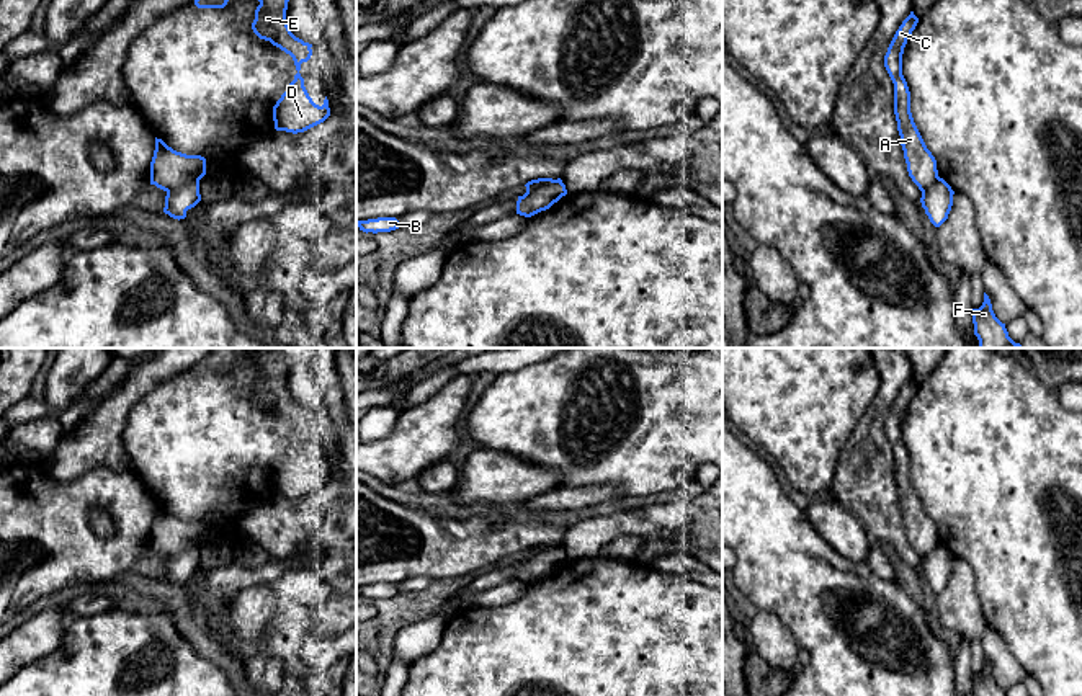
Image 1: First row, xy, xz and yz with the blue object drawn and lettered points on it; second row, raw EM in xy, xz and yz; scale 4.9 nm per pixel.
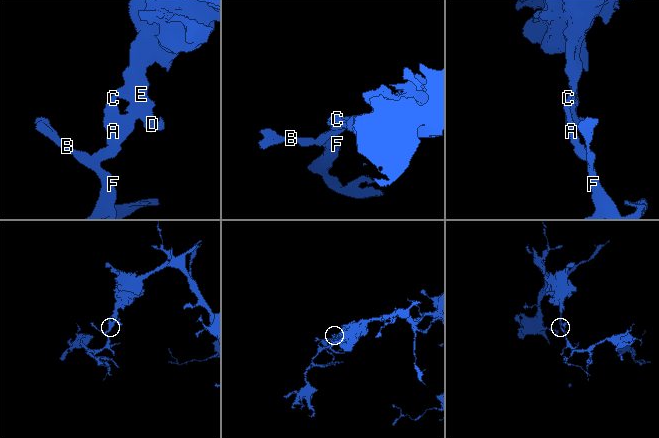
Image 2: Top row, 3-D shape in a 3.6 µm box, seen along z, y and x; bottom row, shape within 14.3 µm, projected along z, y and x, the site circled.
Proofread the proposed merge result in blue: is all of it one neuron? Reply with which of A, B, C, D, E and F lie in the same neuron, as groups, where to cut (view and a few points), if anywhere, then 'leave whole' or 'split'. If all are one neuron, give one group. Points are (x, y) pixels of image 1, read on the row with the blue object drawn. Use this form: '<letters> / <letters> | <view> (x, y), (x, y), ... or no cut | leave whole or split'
A C D E / B F | xy (198, 182), (177, 185), (167, 191) | split

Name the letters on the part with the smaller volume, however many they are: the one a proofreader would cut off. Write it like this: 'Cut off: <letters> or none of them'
Cut off: B, F

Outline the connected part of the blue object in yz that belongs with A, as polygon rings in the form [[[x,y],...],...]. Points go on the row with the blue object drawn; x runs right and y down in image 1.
[[[910,15],[902,21],[896,31],[888,52],[884,56],[884,67],[894,83],[894,114],[901,145],[907,163],[907,172],[912,181],[923,193],[938,180],[937,160],[927,149],[910,113],[910,91],[902,75],[902,54],[909,36],[915,29],[919,18]]]

